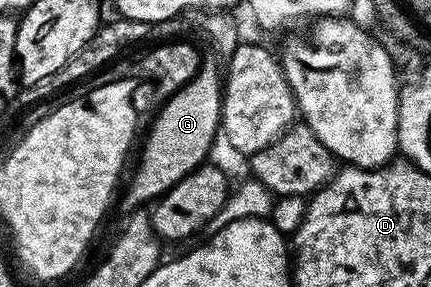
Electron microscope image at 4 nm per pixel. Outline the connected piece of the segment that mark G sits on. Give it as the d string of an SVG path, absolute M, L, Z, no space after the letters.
M205 57L199 72L182 89L163 99L161 106L164 107L157 112L148 130L148 139L144 142L136 175L128 186L128 195L120 202L121 215L137 213L178 184L178 180L185 178L191 170L205 165L207 158L204 157L211 152L212 141L222 130L222 66L213 58Z

